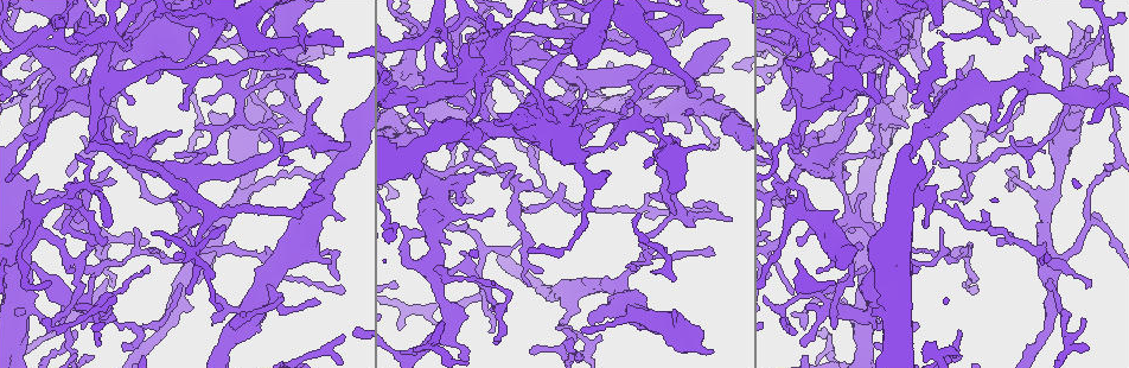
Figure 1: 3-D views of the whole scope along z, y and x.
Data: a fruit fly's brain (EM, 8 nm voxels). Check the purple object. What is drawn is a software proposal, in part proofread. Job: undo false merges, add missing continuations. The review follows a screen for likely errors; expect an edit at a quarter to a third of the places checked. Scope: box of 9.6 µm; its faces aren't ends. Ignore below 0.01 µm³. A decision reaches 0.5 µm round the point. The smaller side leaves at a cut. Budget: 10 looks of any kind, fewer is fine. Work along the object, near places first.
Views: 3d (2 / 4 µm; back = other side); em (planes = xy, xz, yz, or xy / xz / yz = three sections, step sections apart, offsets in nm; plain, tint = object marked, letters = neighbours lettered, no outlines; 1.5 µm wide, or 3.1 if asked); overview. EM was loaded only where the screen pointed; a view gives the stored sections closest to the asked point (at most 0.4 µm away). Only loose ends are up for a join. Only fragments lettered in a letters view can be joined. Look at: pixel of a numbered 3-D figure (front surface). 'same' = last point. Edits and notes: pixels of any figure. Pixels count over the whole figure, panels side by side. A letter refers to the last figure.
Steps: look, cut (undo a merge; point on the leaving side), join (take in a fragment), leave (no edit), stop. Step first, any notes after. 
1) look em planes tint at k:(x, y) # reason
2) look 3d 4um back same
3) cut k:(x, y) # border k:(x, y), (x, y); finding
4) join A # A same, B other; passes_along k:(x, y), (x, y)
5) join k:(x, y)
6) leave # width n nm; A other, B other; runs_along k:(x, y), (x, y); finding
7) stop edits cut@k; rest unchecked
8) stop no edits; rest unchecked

look em planes plain at 1:(424, 23) # tapers out

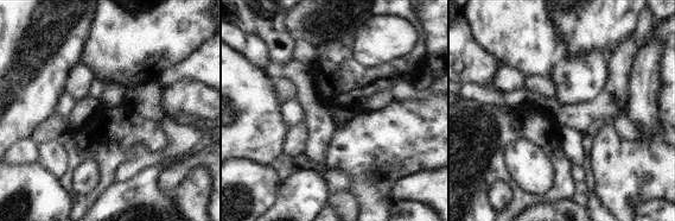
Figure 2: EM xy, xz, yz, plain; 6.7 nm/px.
look em planes letters same # see the neighbours

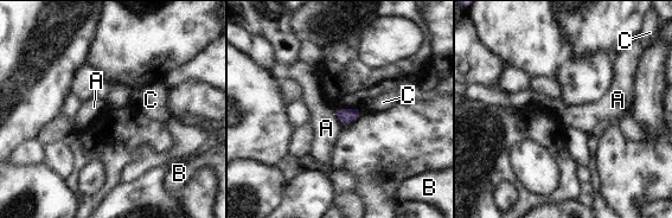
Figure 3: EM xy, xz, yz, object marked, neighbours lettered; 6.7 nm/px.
leave # longest_contact A 130 nm; A other, B other, C other; border 3:(333, 110), (341, 126); no lettered fragment goes on from it

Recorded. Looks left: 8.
look 3d 2um at 1:(93, 183) # sharp bend

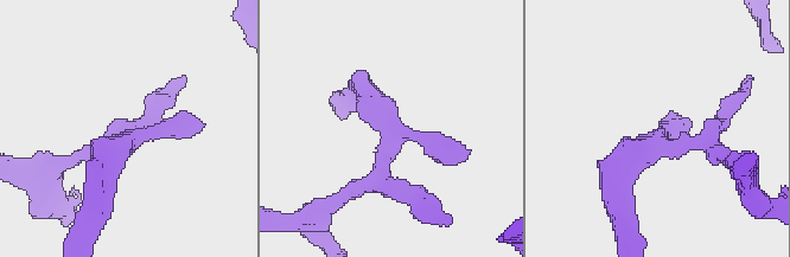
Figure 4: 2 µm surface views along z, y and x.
look em planes tint at 4:(121, 144) # shape alone is not enough

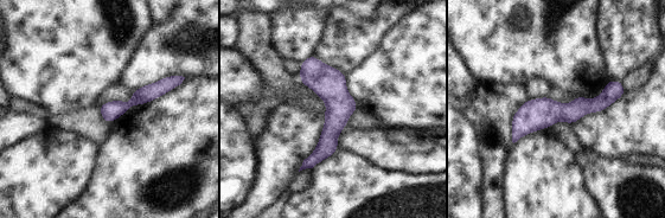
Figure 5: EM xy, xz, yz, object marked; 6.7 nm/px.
look em planes letters same # what lies round it

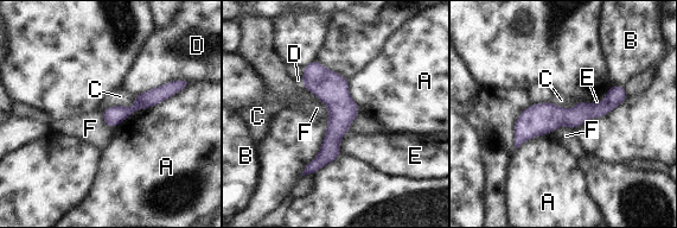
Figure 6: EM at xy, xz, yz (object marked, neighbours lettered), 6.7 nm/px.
leave # A other, B other, C other, D other, E other, F other; border 6:(573, 128), (559, 126), (554, 131); continuous, no second cell

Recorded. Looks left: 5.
look em planes letters at 1:(491, 331) # free end

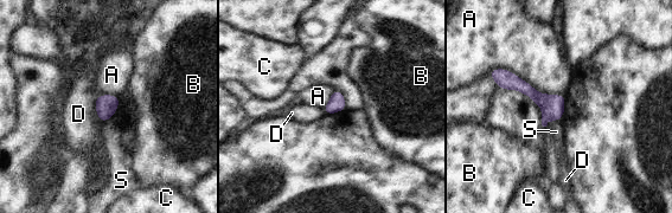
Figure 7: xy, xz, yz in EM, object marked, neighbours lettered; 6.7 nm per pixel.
leave # width 110 nm; A other, B other, C other, D other, S other; border 7:(488, 71), (564, 95); no lettered fragment goes on from it

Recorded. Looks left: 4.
look 3d 4um at 1:(598, 210) # thin neck

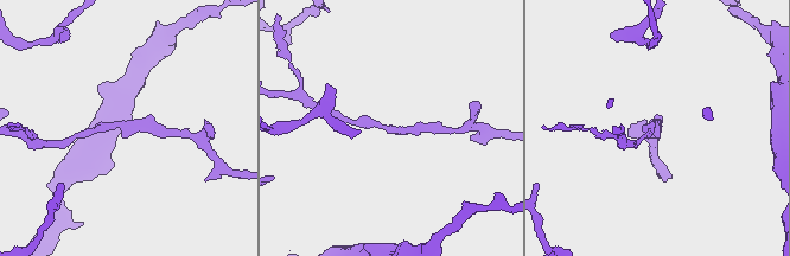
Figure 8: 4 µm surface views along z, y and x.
look em xz step 4 plain at 8:(120, 128)

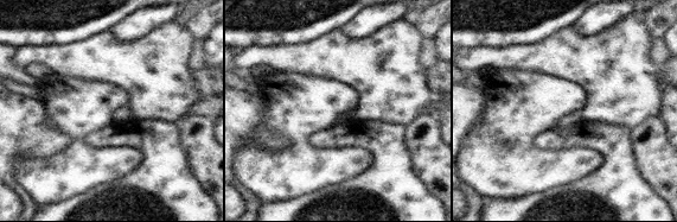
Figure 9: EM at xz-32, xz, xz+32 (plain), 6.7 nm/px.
look em xz step 4 letters same # what lies round it

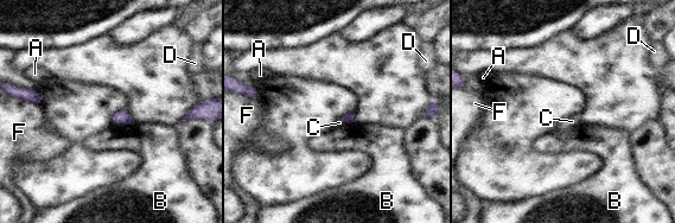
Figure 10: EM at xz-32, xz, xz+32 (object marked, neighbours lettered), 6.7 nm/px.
leave # width 60 nm; A other, B other, C other, D other, F other; border 10:(110, 122), (134, 123); continuous, no second cell

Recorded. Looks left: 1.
stop no edits; rest unchecked

